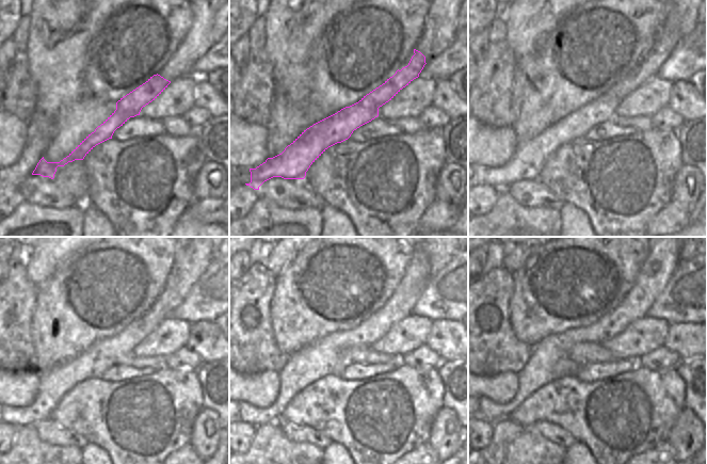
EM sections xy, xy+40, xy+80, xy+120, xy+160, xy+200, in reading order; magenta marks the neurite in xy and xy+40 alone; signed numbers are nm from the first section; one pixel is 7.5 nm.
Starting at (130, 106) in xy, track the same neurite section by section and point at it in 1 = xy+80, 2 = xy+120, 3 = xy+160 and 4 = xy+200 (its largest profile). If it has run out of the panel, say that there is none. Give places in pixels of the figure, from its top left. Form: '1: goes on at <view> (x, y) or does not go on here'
1: goes on at xy+80 (529, 158)
2: goes on at xy+120 (93, 363)
3: goes on at xy+160 (322, 357)
4: goes on at xy+200 (549, 361)

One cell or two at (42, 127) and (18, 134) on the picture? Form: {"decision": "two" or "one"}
{"decision": "two"}

